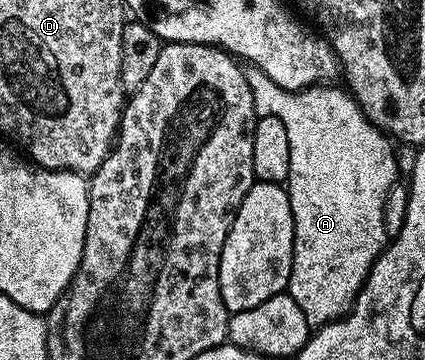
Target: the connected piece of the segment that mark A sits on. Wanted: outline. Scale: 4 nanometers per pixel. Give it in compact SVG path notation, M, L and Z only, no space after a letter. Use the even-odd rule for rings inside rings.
M253 64L243 66L243 75L249 80L249 92L253 92L256 115L259 118L277 116L277 120L285 124L285 132L289 132L289 176L285 189L291 197L295 235L287 290L291 298L297 300L297 308L305 312L307 323L318 328L346 315L355 303L371 265L388 245L383 213L385 196L389 196L391 187L400 177L395 159L397 150L392 139L365 117L346 89L338 90L335 84L316 84L305 90L286 90L273 84L273 80Z

